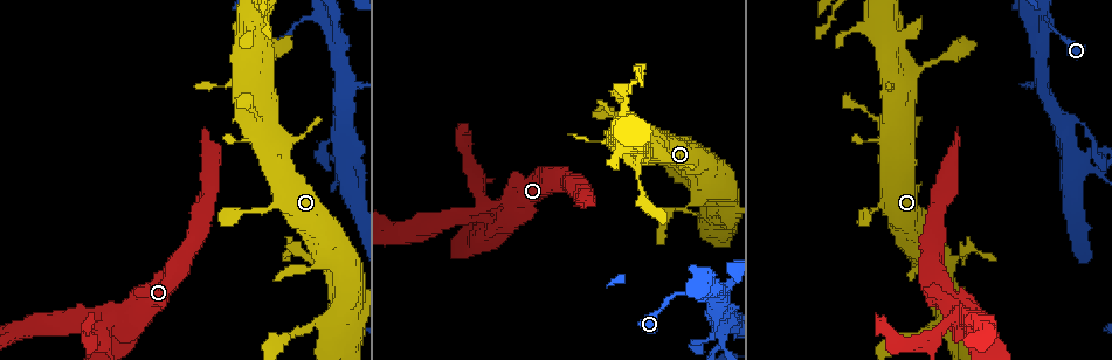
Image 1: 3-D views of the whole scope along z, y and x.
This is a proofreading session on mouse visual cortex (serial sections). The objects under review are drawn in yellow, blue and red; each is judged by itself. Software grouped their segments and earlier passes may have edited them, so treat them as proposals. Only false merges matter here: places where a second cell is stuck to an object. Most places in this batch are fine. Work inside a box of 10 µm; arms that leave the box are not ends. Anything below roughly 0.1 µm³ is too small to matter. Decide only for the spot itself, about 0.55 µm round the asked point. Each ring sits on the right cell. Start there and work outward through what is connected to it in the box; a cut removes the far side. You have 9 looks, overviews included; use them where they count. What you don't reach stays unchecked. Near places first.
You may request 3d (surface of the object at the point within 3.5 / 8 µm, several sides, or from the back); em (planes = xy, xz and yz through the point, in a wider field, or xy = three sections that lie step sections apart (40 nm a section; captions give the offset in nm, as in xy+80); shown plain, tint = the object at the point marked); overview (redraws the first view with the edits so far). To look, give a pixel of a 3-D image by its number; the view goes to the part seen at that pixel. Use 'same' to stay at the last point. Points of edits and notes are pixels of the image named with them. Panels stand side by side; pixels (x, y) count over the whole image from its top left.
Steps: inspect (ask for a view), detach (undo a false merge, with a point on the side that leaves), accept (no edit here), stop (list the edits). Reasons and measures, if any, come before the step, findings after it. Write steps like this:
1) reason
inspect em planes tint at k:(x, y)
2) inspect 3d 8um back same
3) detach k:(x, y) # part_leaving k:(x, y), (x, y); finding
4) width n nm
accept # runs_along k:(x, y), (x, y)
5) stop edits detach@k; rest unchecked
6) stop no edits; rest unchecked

inspect 3d 3.5um back at 1:(899, 121)

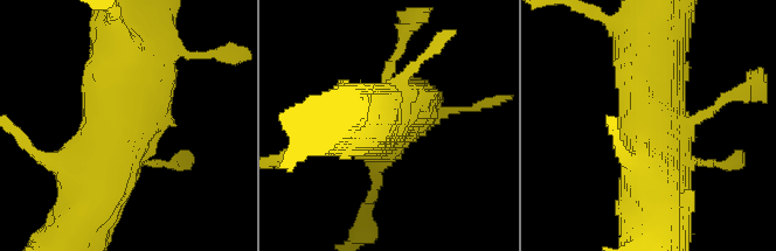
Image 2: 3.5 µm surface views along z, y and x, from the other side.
shape alone is not enough
inspect em xy step 3 tint at 2:(650, 124)

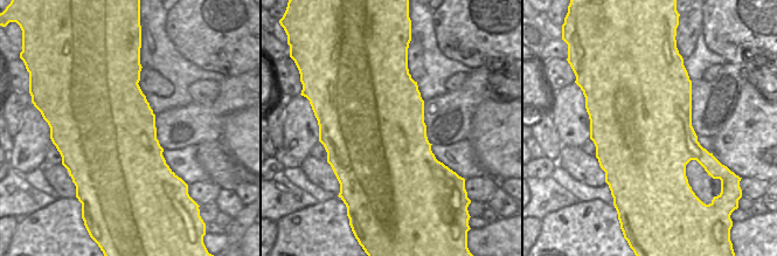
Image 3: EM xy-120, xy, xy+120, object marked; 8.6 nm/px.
accept # runs_along 2:(94, 195), (123, 116), (126, 43); continuous, no second cell

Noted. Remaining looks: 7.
sharp bend
inspect 3d 3.5um back at 1:(1044, 14)

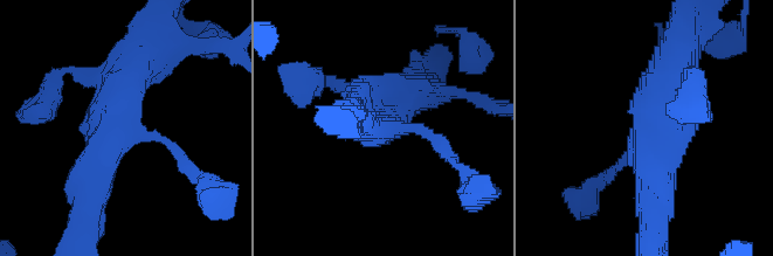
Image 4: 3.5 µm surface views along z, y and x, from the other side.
need the tissue
inspect em xy step 3 tint at 4:(384, 128)

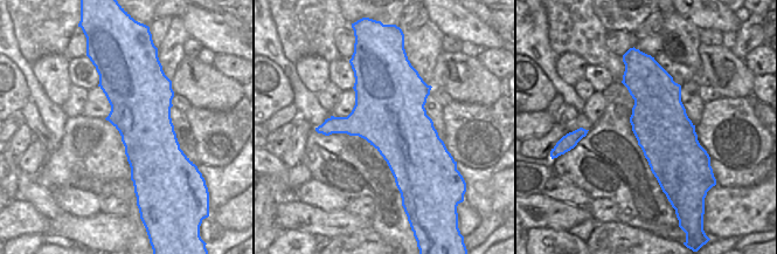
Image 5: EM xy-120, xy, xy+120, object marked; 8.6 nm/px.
another direction
inspect em xy step 1 tint same

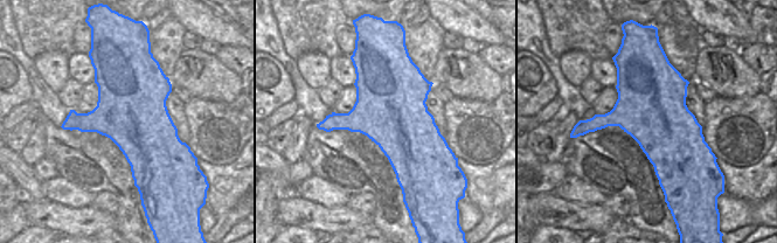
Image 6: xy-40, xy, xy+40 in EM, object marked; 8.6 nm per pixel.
accept # runs_along 4:(446, 152), (416, 128), (352, 122); continuous, no second cell

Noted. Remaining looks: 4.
side arm on a straight run
inspect 3d 3.5um at 1:(1040, 83)

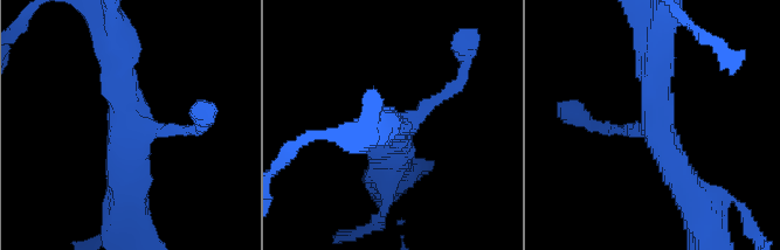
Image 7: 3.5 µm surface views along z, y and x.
arms 3; arm_widths 150, 400, 400 nm
inspect em xy step 3 tint at 7:(659, 126)

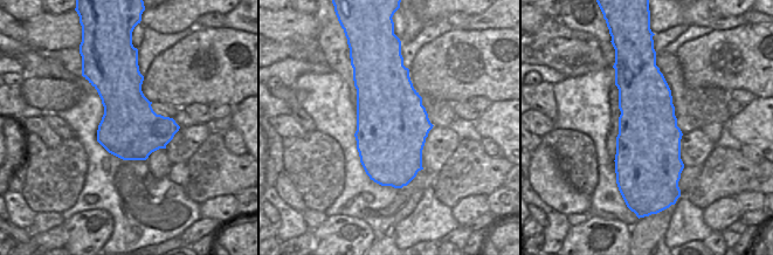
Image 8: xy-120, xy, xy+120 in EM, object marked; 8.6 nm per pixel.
accept # runs_along 7:(657, 49), (657, 132), (694, 196); continuous, no second cell

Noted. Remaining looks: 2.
four arms meet
inspect 3d 3.5um at 1:(1085, 166)

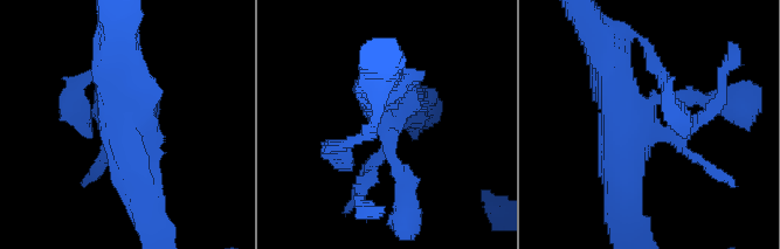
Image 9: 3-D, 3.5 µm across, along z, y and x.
arms 4; arm_widths 150, 200, 450, 450 nm; now the EM
inspect em xy step 1 tint at 9:(389, 124)

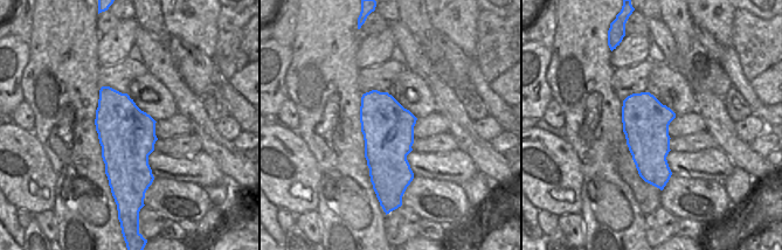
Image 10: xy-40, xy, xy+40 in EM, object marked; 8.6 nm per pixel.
accept # runs_along 9:(112, 61), (112, 108), (142, 208); one cell here

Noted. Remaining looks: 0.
stop no edits; rest unchecked

